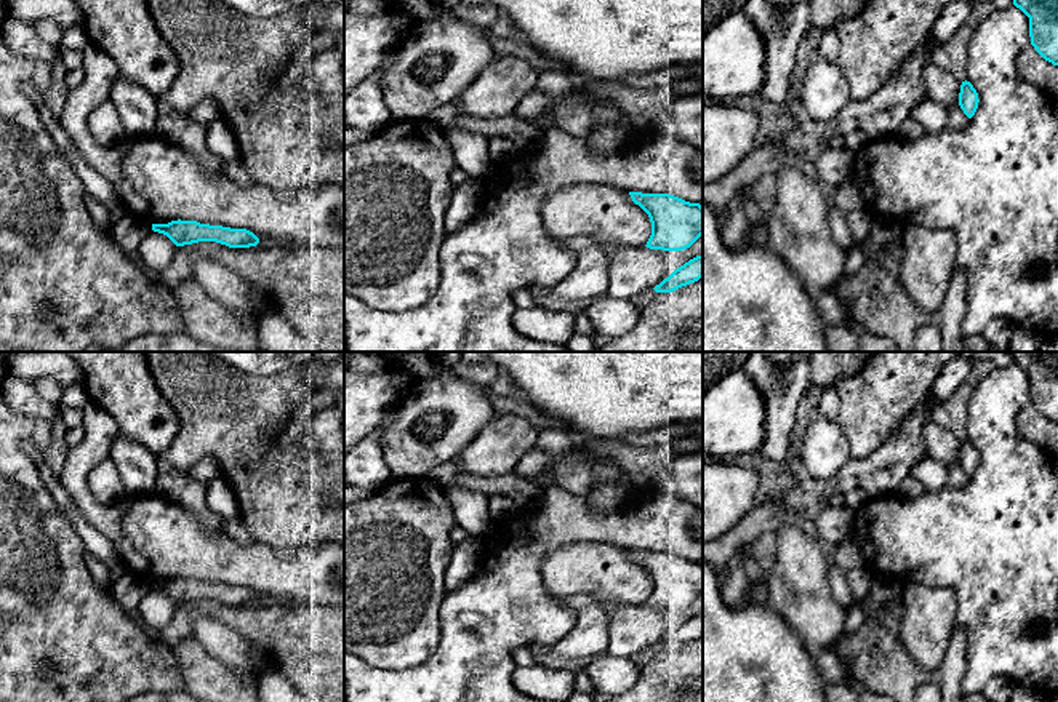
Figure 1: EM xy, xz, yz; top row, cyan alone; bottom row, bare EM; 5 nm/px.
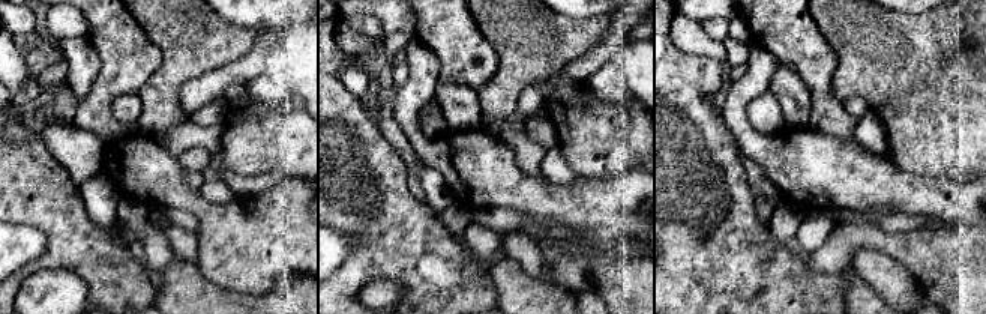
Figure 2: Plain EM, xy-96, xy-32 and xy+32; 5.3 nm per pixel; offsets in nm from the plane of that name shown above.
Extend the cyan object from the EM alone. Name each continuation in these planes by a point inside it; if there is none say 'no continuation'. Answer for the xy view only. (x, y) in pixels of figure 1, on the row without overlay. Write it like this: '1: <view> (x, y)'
no continuation

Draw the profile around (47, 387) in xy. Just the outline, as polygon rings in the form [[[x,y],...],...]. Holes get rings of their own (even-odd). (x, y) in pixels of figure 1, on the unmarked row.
[[[40,377],[30,381],[32,387],[38,392],[42,398],[45,398],[50,403],[59,403],[62,397],[61,385],[51,379],[51,377]]]

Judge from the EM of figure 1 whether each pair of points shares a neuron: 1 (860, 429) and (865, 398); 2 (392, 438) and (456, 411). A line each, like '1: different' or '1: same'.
1: same
2: same

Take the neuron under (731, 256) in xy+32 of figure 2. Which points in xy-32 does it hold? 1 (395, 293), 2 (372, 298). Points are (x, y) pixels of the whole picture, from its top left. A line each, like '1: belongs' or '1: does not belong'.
1: does not belong
2: does not belong

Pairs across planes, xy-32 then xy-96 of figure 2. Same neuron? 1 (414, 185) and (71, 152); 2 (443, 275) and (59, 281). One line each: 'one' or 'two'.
1: one
2: two

